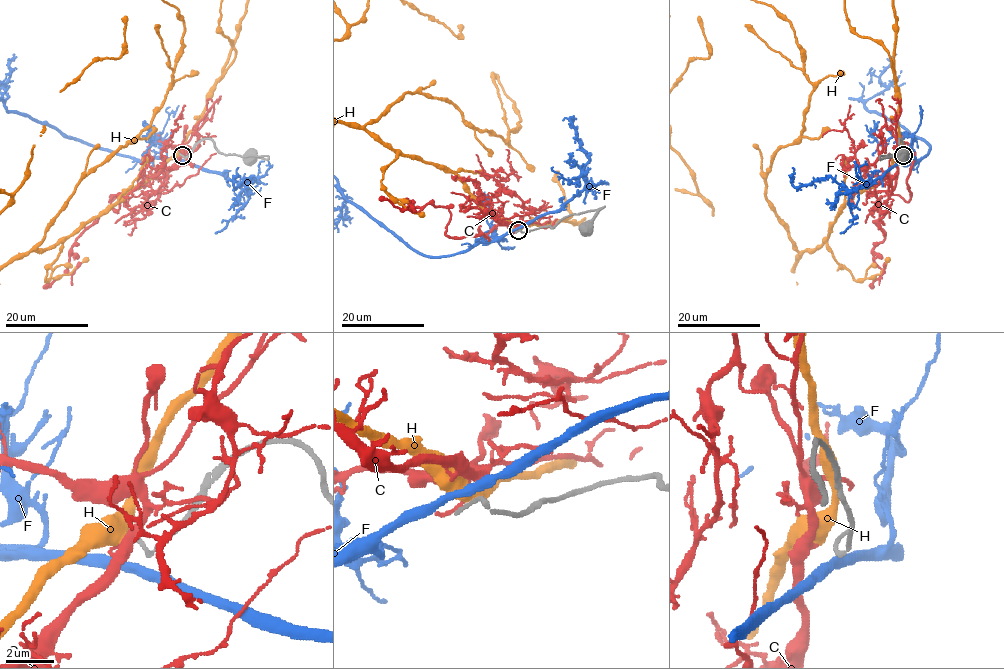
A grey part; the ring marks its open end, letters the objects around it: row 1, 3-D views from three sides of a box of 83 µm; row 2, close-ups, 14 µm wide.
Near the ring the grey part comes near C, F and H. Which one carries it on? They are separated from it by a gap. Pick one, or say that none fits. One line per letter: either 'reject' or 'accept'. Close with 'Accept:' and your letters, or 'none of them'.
C: accept
F: reject
H: reject
Accept: C

